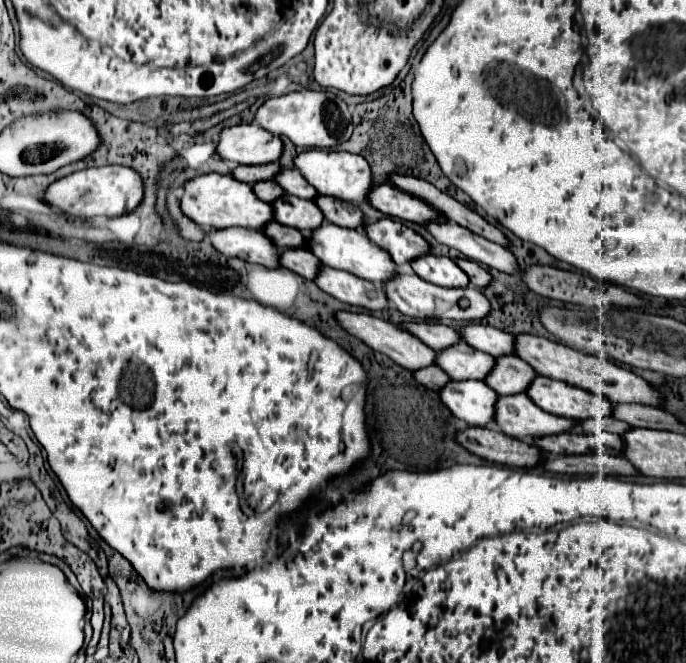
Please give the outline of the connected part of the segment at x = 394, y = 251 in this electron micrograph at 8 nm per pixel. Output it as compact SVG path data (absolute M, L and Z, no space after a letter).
M384 217L376 223L364 225L364 231L374 245L390 253L396 265L410 263L412 259L428 251L428 243L424 241L424 237L420 237L416 231L412 231L398 219Z

